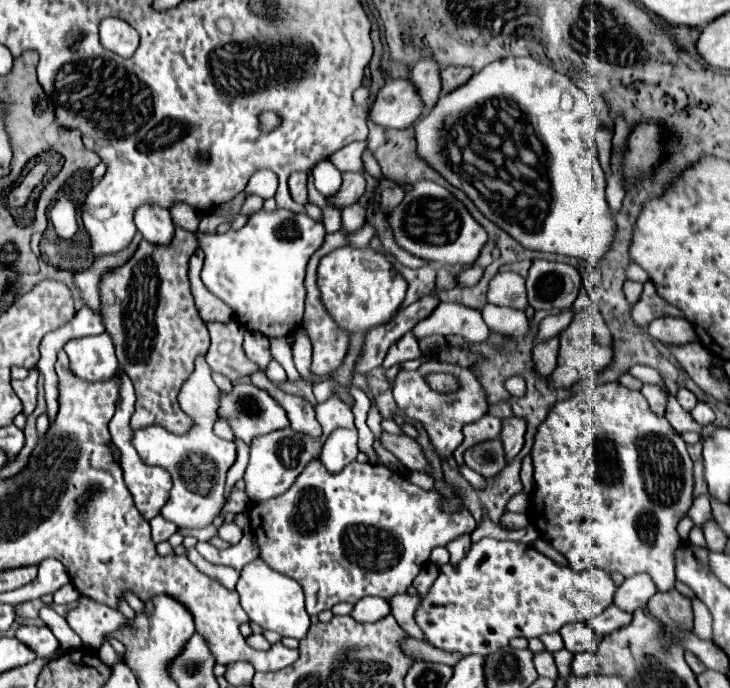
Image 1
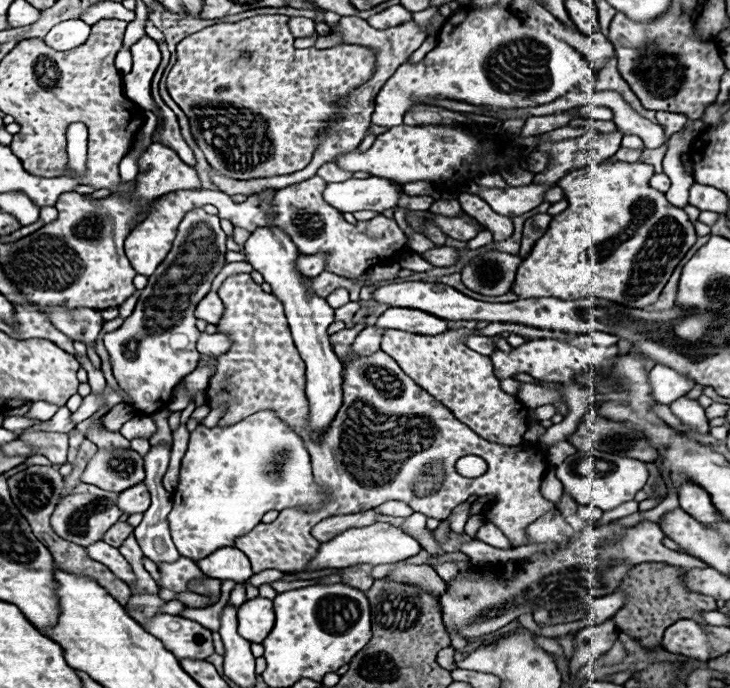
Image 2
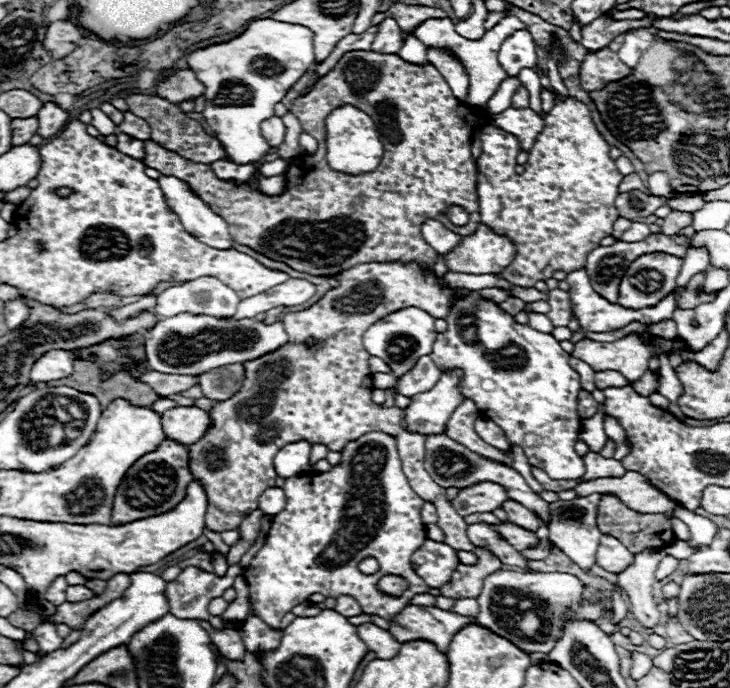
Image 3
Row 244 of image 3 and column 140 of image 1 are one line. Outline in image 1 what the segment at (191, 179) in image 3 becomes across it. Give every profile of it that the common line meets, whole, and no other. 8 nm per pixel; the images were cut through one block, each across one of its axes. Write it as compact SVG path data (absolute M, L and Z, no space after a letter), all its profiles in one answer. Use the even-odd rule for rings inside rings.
M178 228L178 236L174 236L174 244L170 248L158 248L140 242L136 254L128 264L116 268L114 272L106 274L100 282L100 296L102 296L102 312L106 312L106 332L110 332L120 368L128 374L136 388L136 412L132 416L134 428L146 426L162 426L172 434L184 434L190 430L190 416L182 412L178 406L178 392L188 376L194 372L194 360L200 354L208 352L210 334L204 320L198 316L194 306L194 298L190 294L190 280L188 280L188 258L198 248L196 234Z

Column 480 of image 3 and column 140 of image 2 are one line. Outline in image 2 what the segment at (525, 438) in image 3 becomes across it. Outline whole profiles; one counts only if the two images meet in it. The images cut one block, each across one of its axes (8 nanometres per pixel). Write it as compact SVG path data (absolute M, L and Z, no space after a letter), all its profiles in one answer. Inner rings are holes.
M202 208L190 210L180 222L172 250L142 290L134 312L118 330L104 336L114 378L130 396L128 404L136 412L150 416L166 408L178 382L196 368L200 358L200 352L196 352L200 330L194 324L194 304L210 292L214 276L226 264L224 254L226 234L220 228L220 218L206 214ZM174 336L186 336L186 342L170 344Z

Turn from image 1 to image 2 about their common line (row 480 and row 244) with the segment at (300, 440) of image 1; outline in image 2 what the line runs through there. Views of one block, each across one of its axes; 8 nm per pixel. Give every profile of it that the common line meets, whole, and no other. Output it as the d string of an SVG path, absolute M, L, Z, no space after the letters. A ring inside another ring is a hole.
M256 228L256 232L252 232L246 240L244 252L254 270L258 270L264 276L264 280L272 286L274 294L286 306L286 316L290 322L296 348L300 350L302 360L306 362L306 396L310 400L310 424L314 432L322 432L330 426L330 420L334 420L338 408L342 406L342 364L334 356L326 334L326 328L334 322L334 308L330 308L324 298L314 296L304 286L308 278L302 278L294 270L294 260L298 260L300 254L294 248L292 240L286 234L282 234L282 230Z

